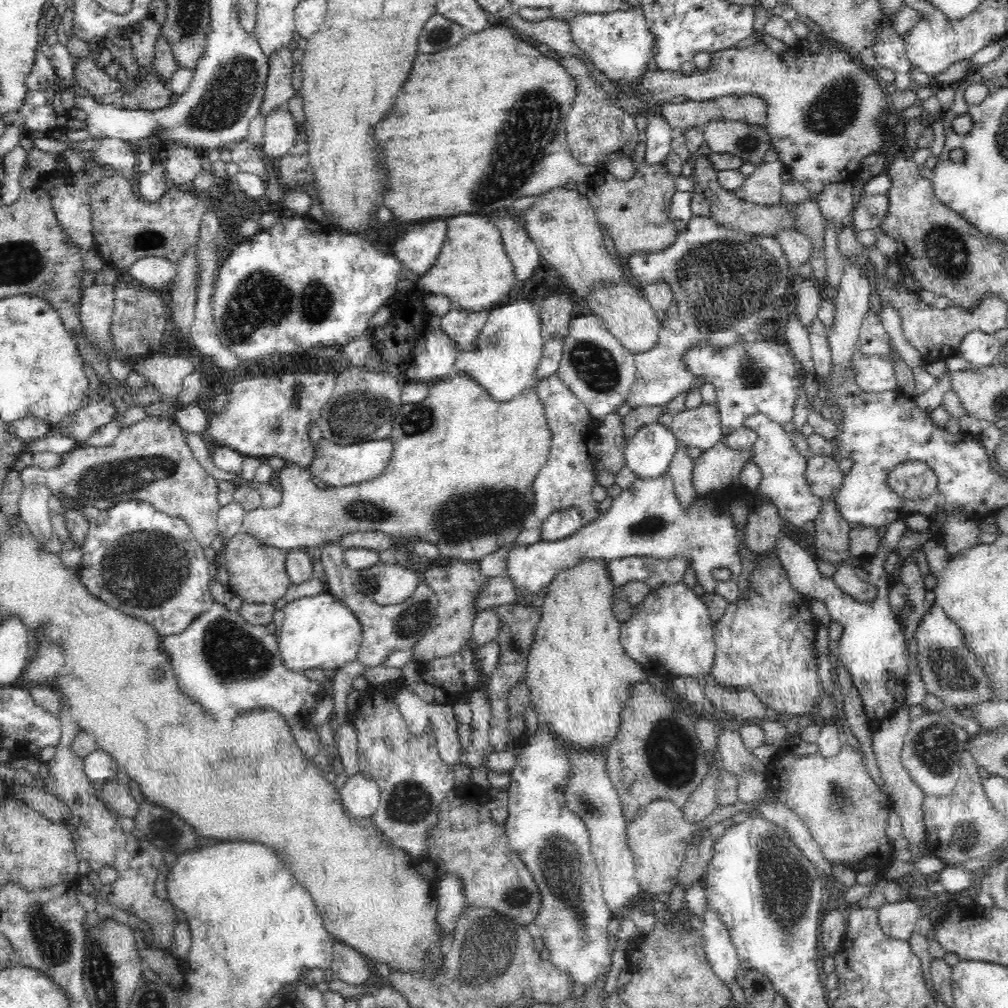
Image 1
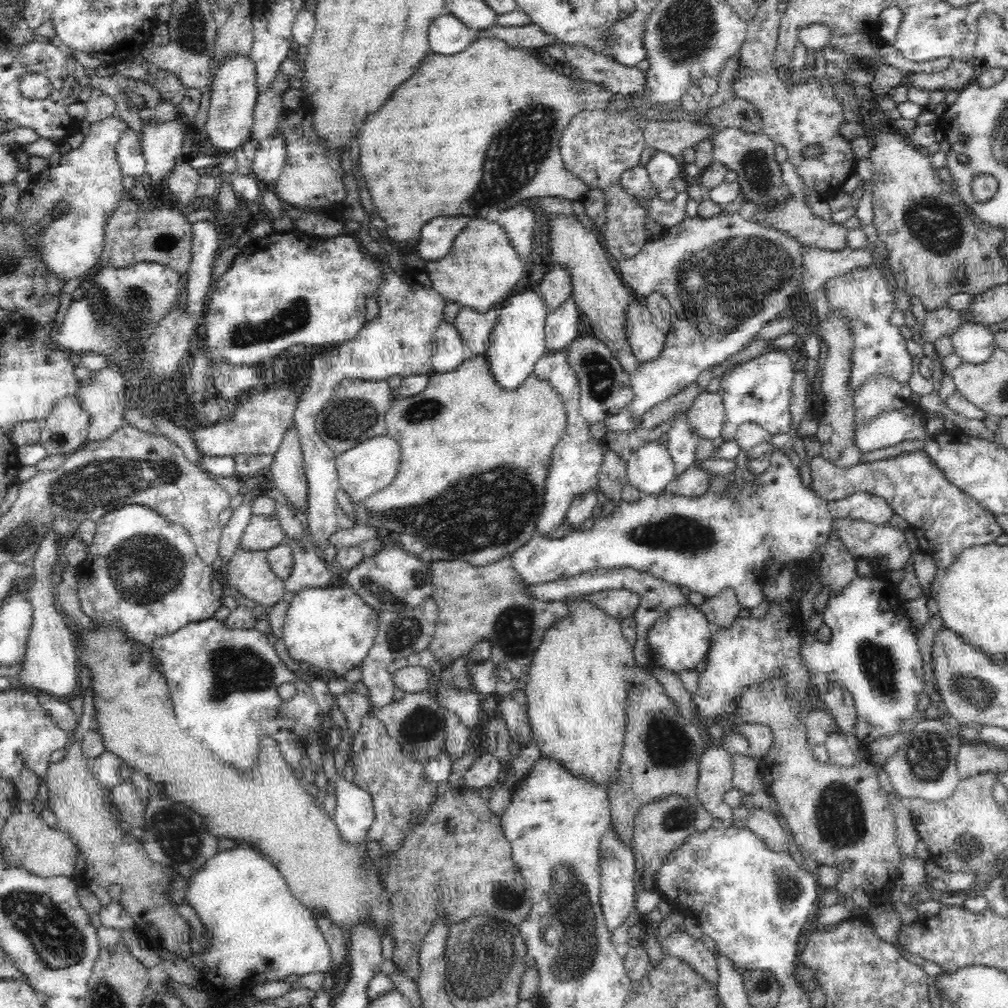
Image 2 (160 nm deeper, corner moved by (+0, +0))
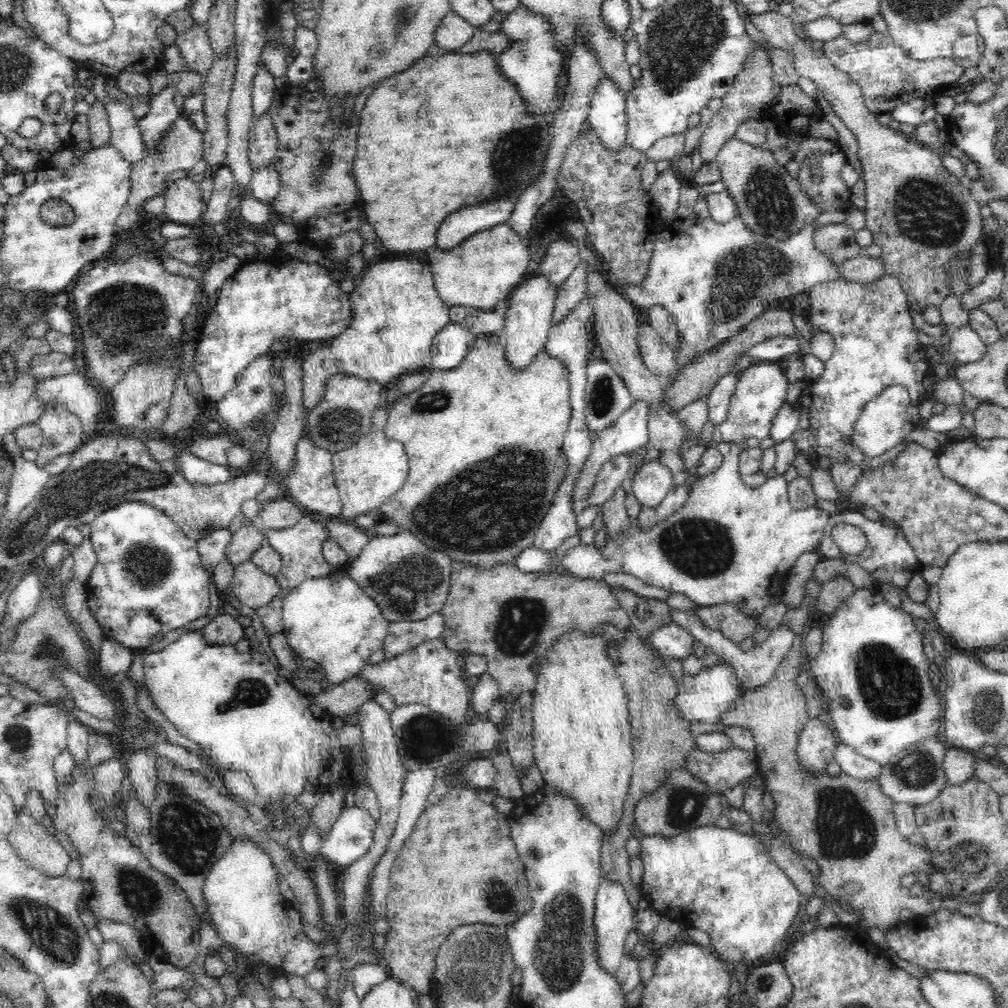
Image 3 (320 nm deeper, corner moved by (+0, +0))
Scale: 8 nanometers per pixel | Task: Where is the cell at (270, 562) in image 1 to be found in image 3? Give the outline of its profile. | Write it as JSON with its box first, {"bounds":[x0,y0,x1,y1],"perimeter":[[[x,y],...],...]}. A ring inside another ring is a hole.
{"bounds":[229,560,280,610],"perimeter":[[[252,560],[234,565],[234,578],[229,594],[236,597],[243,606],[254,610],[264,607],[280,592],[275,576],[266,574]]]}

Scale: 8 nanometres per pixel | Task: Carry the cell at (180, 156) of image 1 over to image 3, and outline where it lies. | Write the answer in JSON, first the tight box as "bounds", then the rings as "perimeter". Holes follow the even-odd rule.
{"bounds":[162,176,207,226],"perimeter":[[[184,176],[178,179],[167,189],[162,221],[197,226],[207,206],[202,201],[199,178]]]}

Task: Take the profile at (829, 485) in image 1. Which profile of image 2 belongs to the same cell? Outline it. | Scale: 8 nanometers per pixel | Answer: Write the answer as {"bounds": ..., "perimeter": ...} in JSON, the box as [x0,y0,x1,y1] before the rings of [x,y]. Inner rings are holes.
{"bounds":[809,449,1005,570],"perimeter":[[[924,449],[905,452],[881,460],[840,467],[821,455],[809,460],[813,491],[825,501],[848,498],[854,491],[879,495],[902,516],[918,539],[919,552],[928,553],[941,570],[947,569],[956,557],[971,546],[994,543],[1005,531],[994,519],[995,514],[980,505],[974,497],[952,486]]]}

